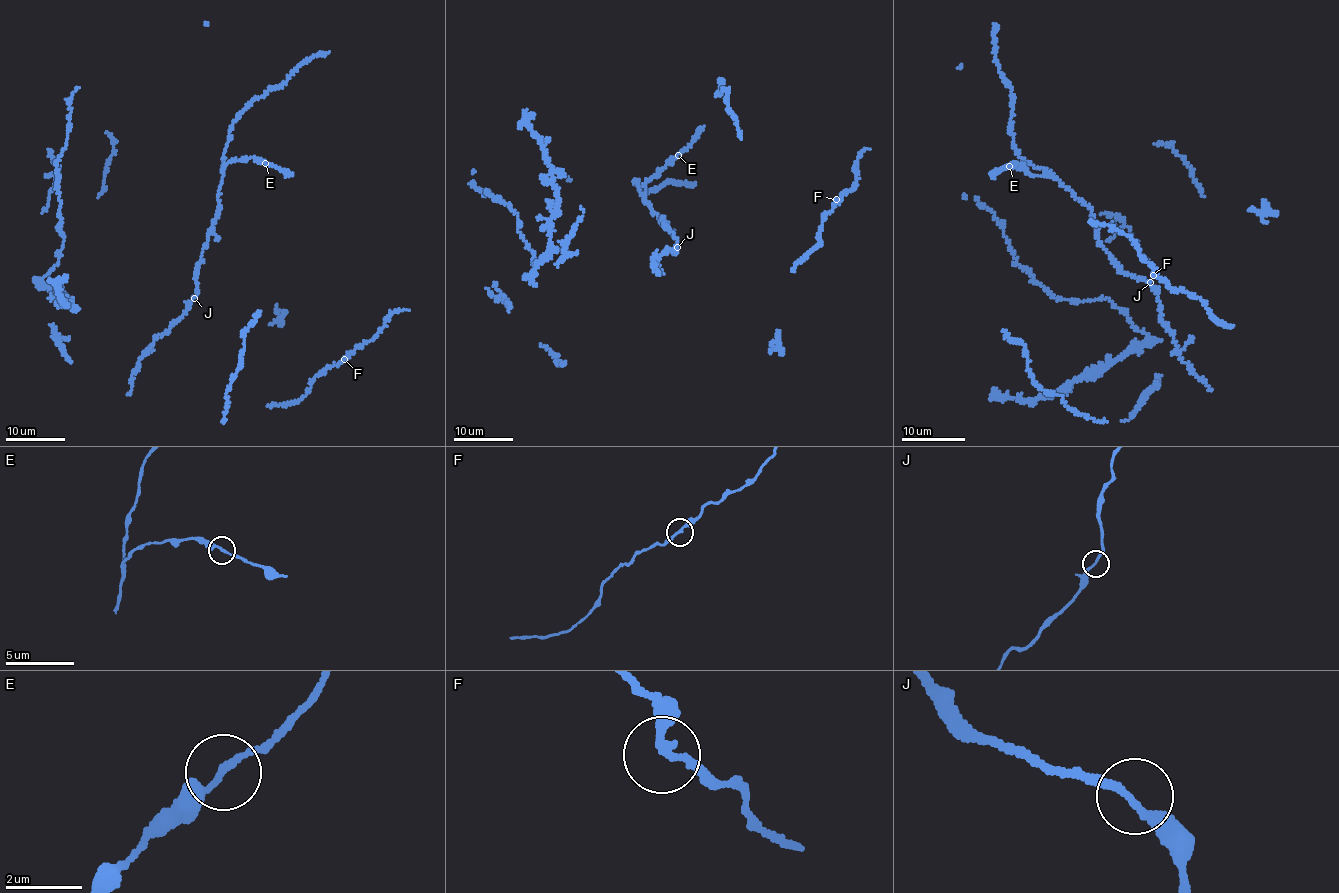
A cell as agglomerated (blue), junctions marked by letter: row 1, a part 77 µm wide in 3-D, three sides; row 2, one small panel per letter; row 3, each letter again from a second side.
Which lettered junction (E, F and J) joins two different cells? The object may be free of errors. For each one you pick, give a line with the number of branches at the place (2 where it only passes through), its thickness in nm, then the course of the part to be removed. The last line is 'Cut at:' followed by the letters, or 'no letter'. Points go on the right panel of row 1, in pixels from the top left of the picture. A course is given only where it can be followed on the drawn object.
Cut at: no letter

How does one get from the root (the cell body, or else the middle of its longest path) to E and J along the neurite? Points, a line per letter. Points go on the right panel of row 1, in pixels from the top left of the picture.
E: (1192, 373), (1162, 321), (1156, 292), (1102, 247), (1092, 210), (1049, 175), (1009, 165)
J: (1192, 373), (1170, 331), (1164, 325), (1162, 309), (1150, 282)

